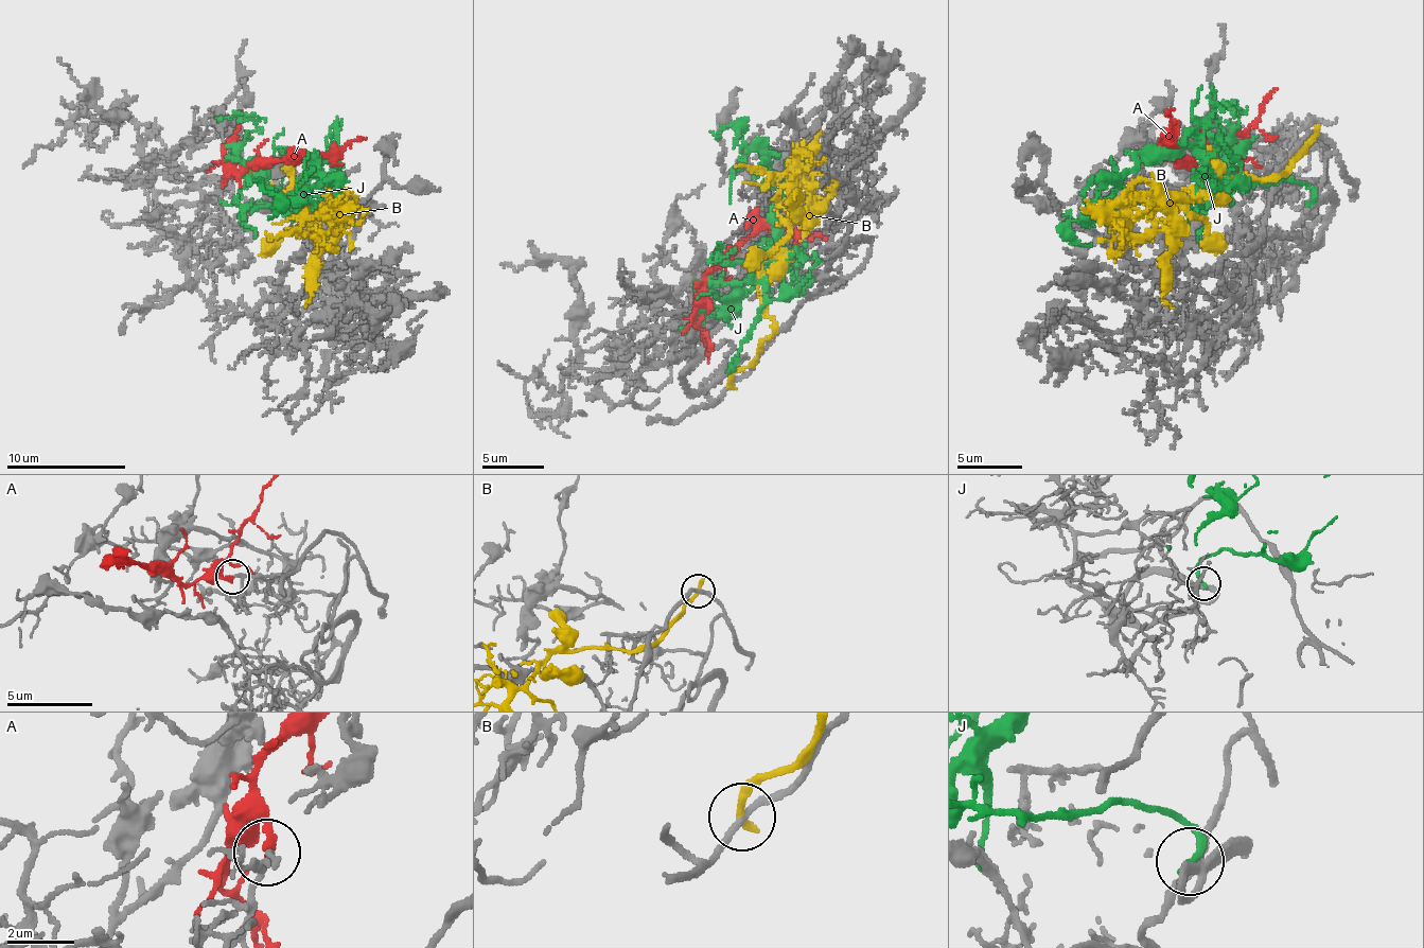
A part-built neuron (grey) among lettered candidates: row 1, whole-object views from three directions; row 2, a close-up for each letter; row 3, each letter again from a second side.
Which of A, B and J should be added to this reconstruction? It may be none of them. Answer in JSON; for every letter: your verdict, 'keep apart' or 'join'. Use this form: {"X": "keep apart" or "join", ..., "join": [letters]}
{"A": "join", "B": "keep apart", "J": "keep apart", "join": ["A"]}

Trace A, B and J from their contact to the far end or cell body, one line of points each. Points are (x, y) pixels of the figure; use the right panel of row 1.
A: (1240, 169), (1207, 171), (1162, 154), (1174, 109)
B: (1315, 133), (1279, 177), (1212, 179), (1181, 205), (1140, 200), (1125, 204), (1121, 246), (1115, 257), (1113, 253)
J: (1311, 203), (1304, 183), (1214, 179), (1182, 146), (1145, 158), (1087, 220), (1062, 228), (1062, 215)

